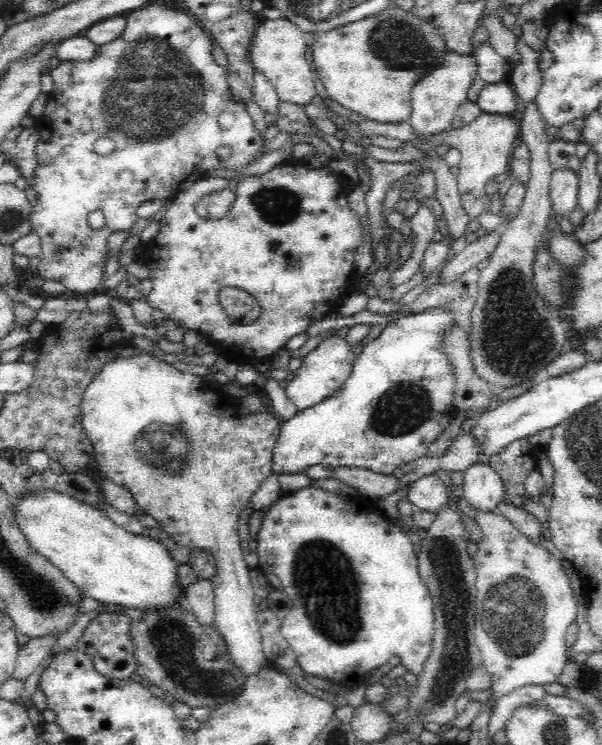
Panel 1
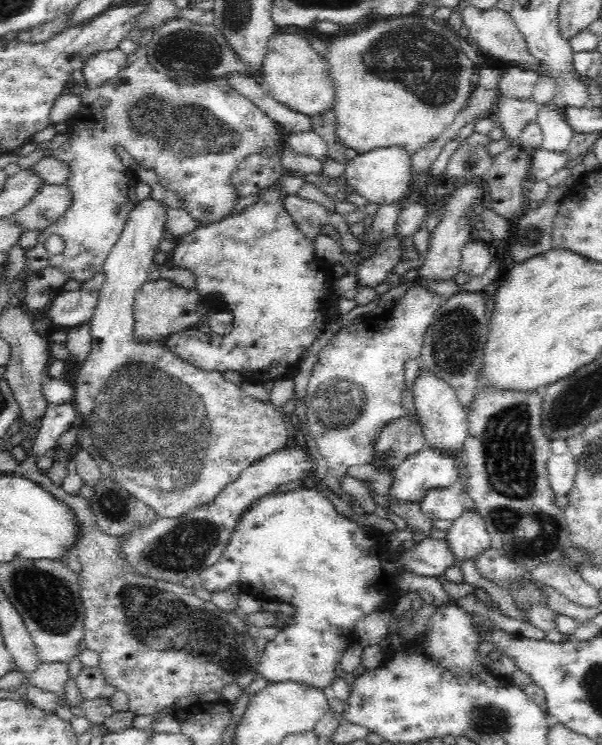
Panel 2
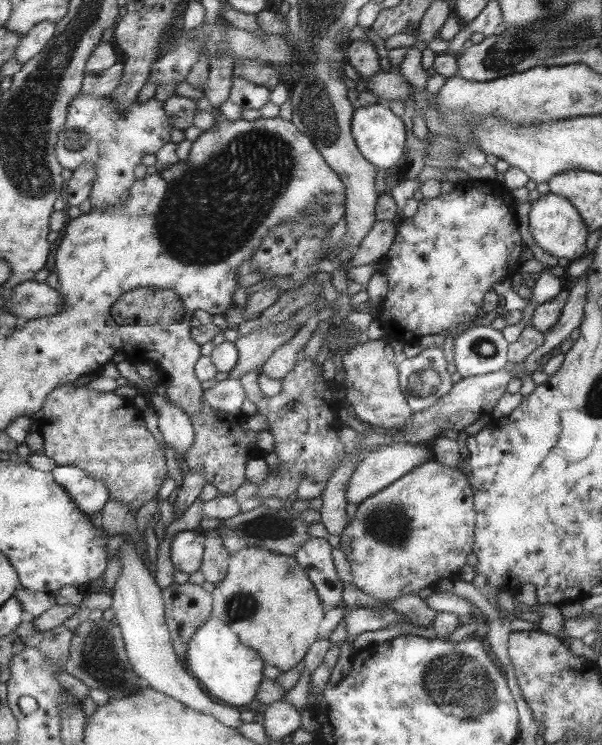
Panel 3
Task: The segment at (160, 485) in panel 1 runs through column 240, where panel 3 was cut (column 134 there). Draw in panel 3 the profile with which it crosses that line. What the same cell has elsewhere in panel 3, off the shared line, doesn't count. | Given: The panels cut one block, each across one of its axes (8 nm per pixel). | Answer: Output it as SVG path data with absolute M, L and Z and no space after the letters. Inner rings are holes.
M72 383L55 388L38 415L39 432L44 439L46 456L52 458L57 466L77 466L101 480L109 488L110 499L123 502L136 513L144 502L152 500L164 482L168 472L164 450L156 438L146 430L140 412L128 399L120 398L111 392L98 392L88 386L75 387ZM128 538L119 550L122 553L122 575L116 580L111 608L121 627L125 648L137 675L154 690L166 693L168 696L174 697L174 700L197 709L198 712L209 713L217 717L222 724L229 725L230 728L241 729L243 724L240 720L241 712L238 711L238 707L222 706L222 702L216 704L214 700L210 700L208 694L204 694L204 690L200 686L201 682L198 682L196 677L192 678L184 670L183 664L178 662L179 658L176 658L174 648L172 648L173 640L170 640L169 626L166 626L167 620L164 620L163 592L156 586L154 578L146 570L144 562L136 554L136 550L132 546L128 546L130 542L132 540Z

